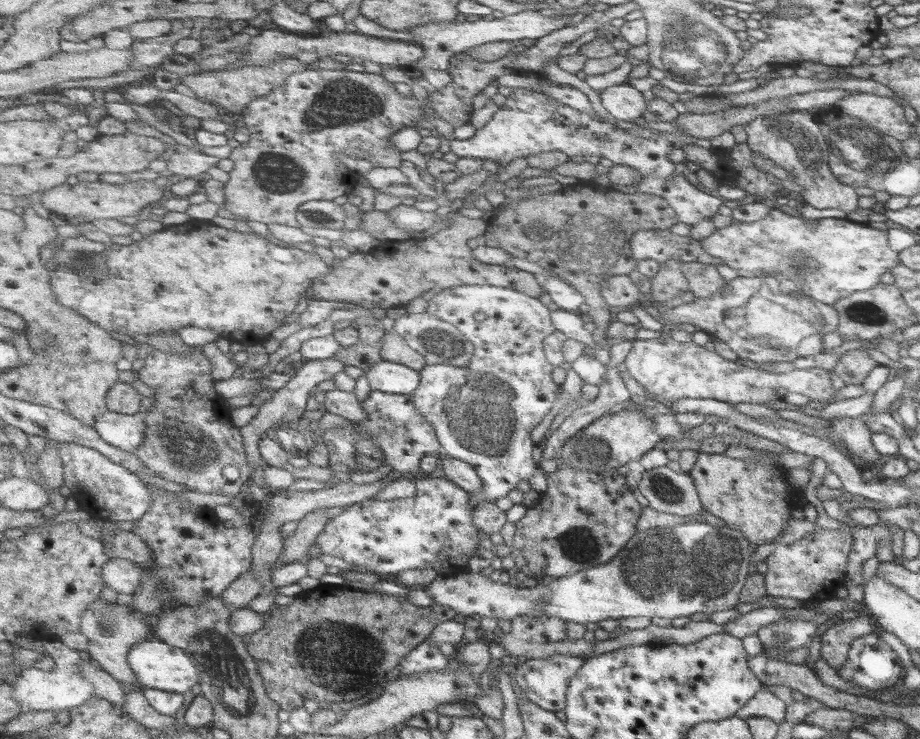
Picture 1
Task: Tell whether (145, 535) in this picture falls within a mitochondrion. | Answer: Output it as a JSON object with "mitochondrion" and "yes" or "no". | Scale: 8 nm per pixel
{"mitochondrion":"no"}

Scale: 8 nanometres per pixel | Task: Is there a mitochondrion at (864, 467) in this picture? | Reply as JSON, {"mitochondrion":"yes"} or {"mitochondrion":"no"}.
{"mitochondrion":"no"}

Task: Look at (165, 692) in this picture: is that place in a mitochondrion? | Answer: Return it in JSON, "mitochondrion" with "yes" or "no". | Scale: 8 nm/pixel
{"mitochondrion":"no"}

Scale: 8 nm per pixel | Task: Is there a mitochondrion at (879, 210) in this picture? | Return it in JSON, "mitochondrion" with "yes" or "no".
{"mitochondrion":"no"}

